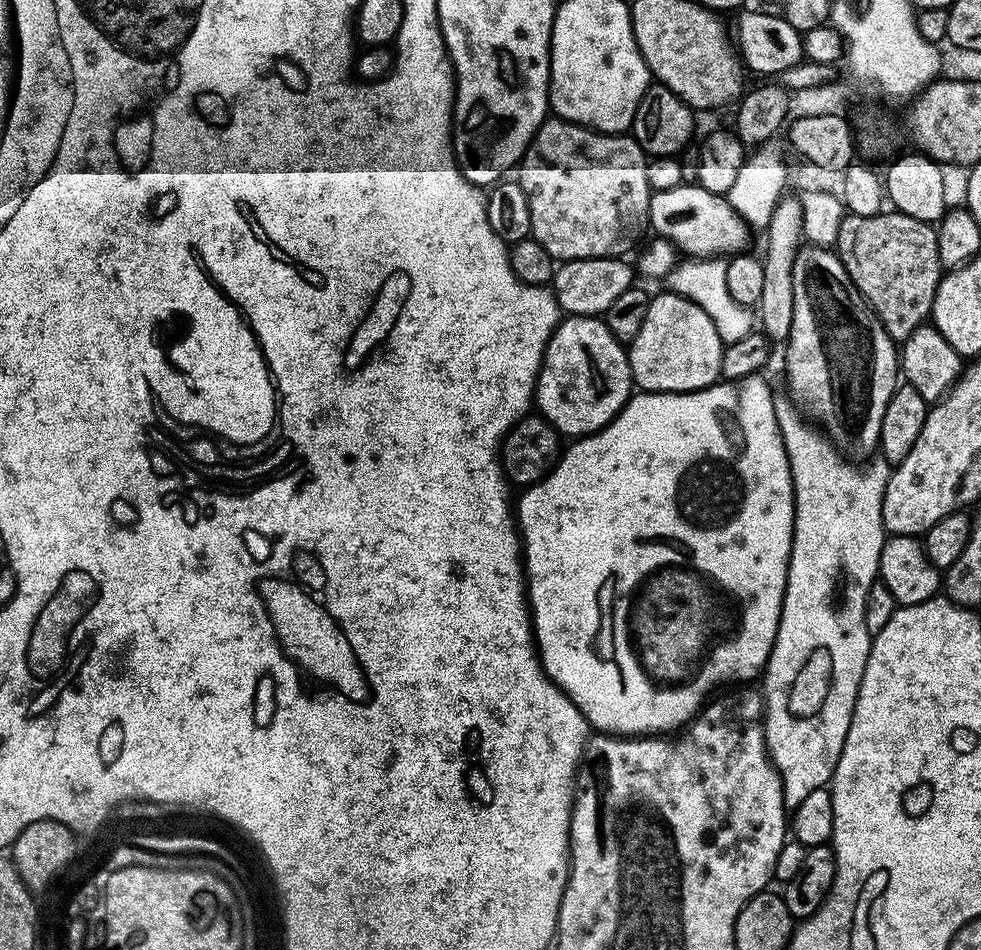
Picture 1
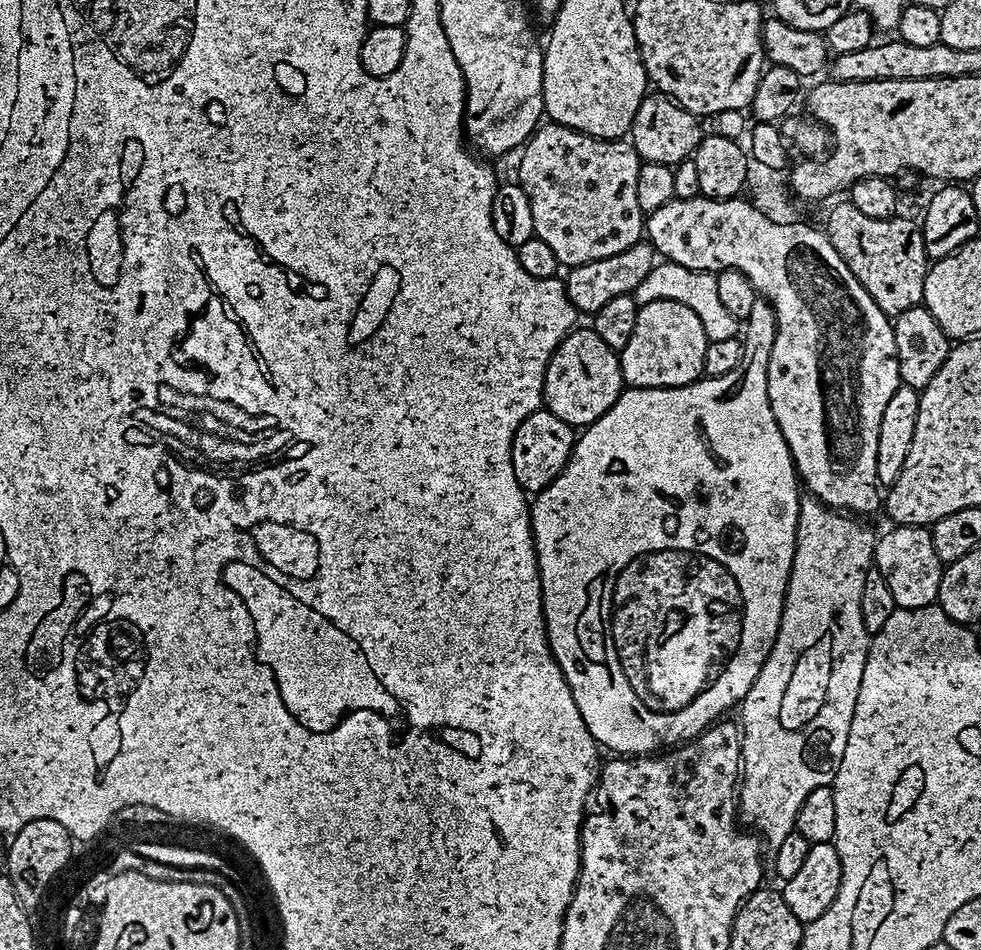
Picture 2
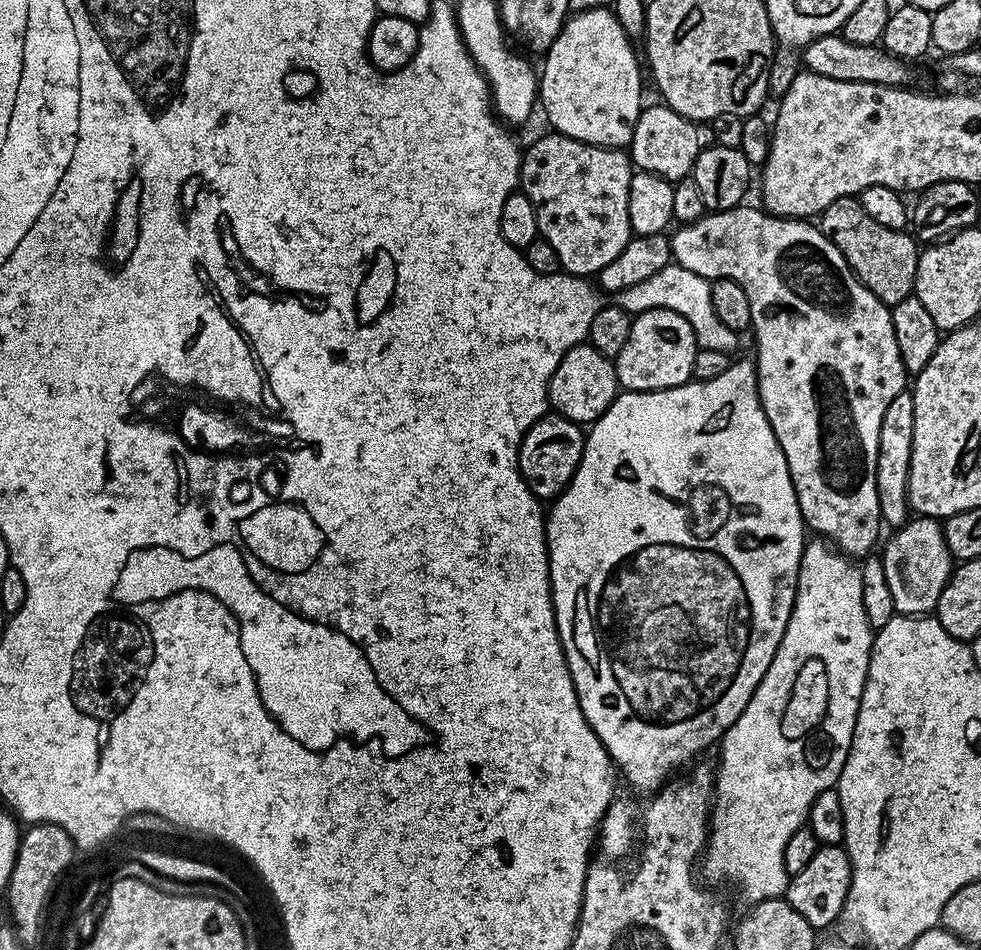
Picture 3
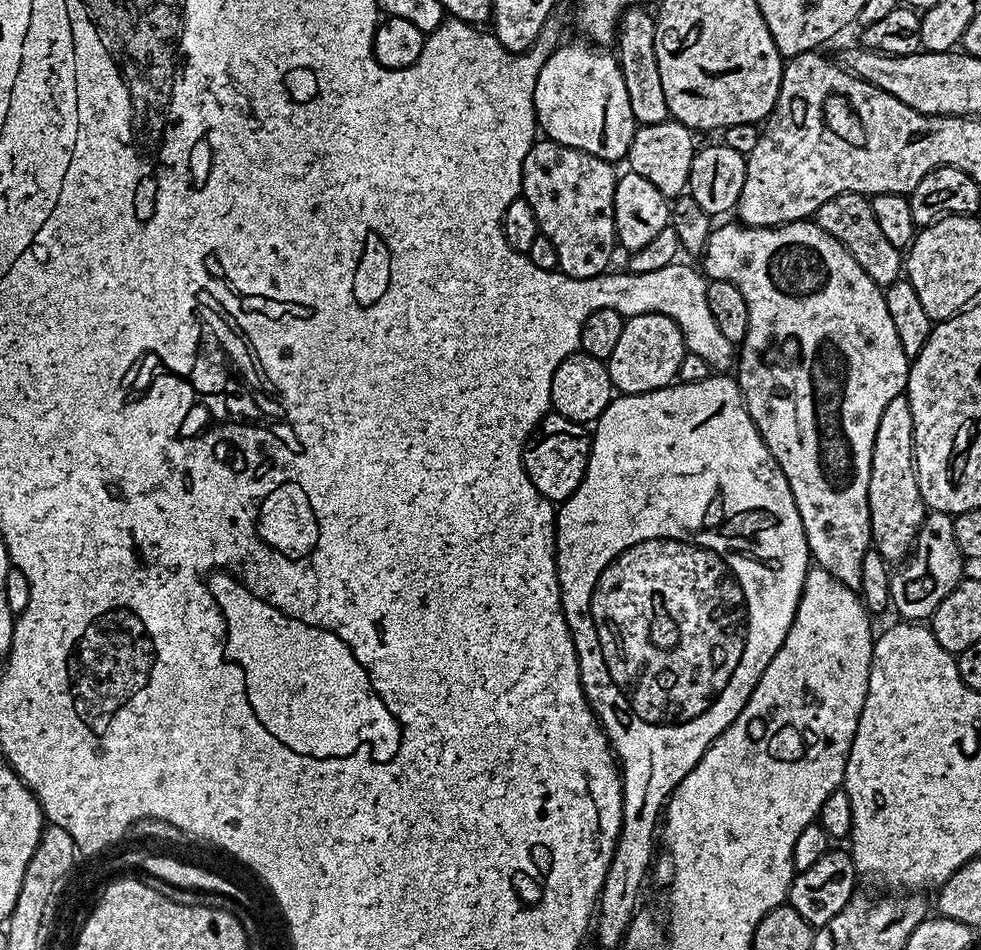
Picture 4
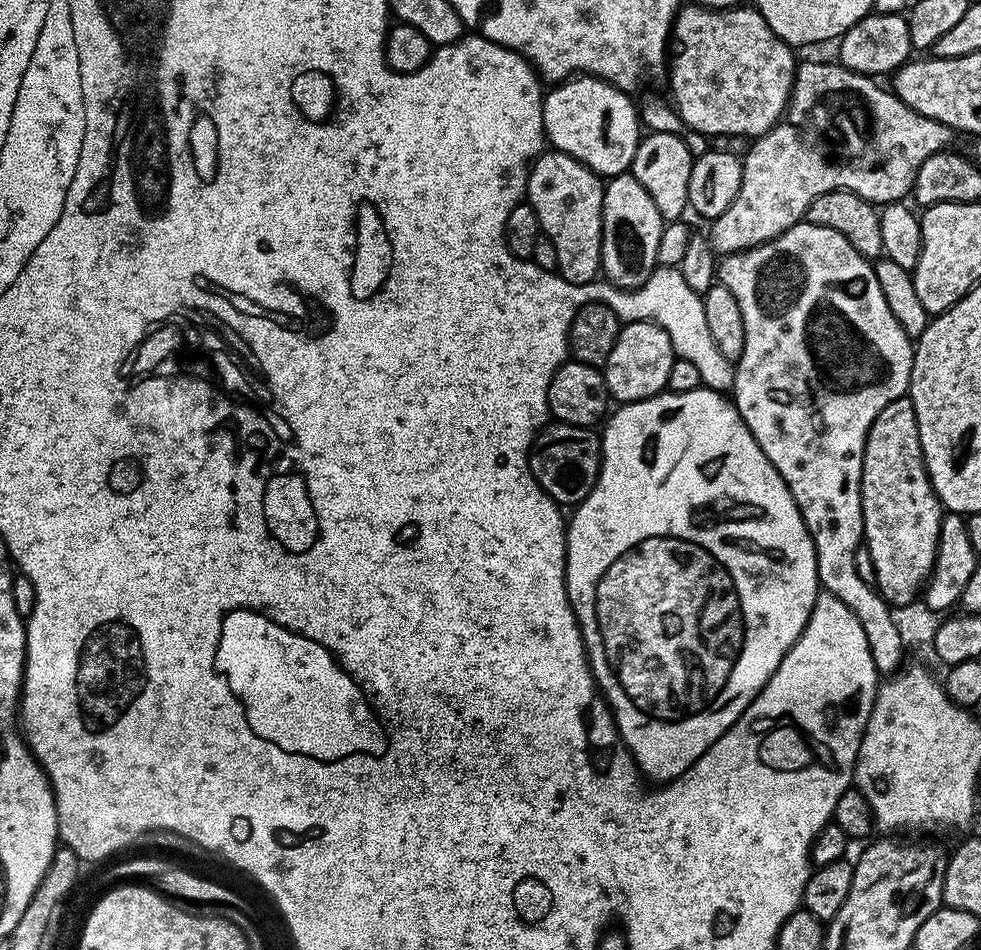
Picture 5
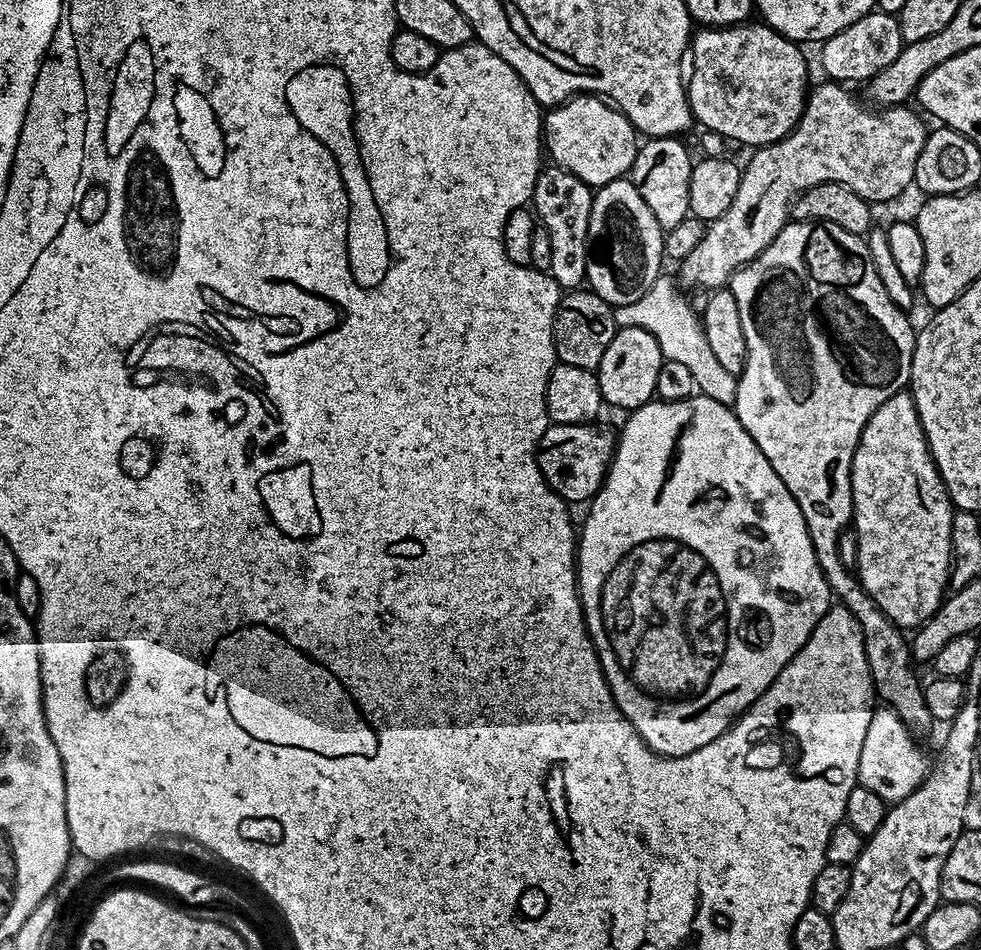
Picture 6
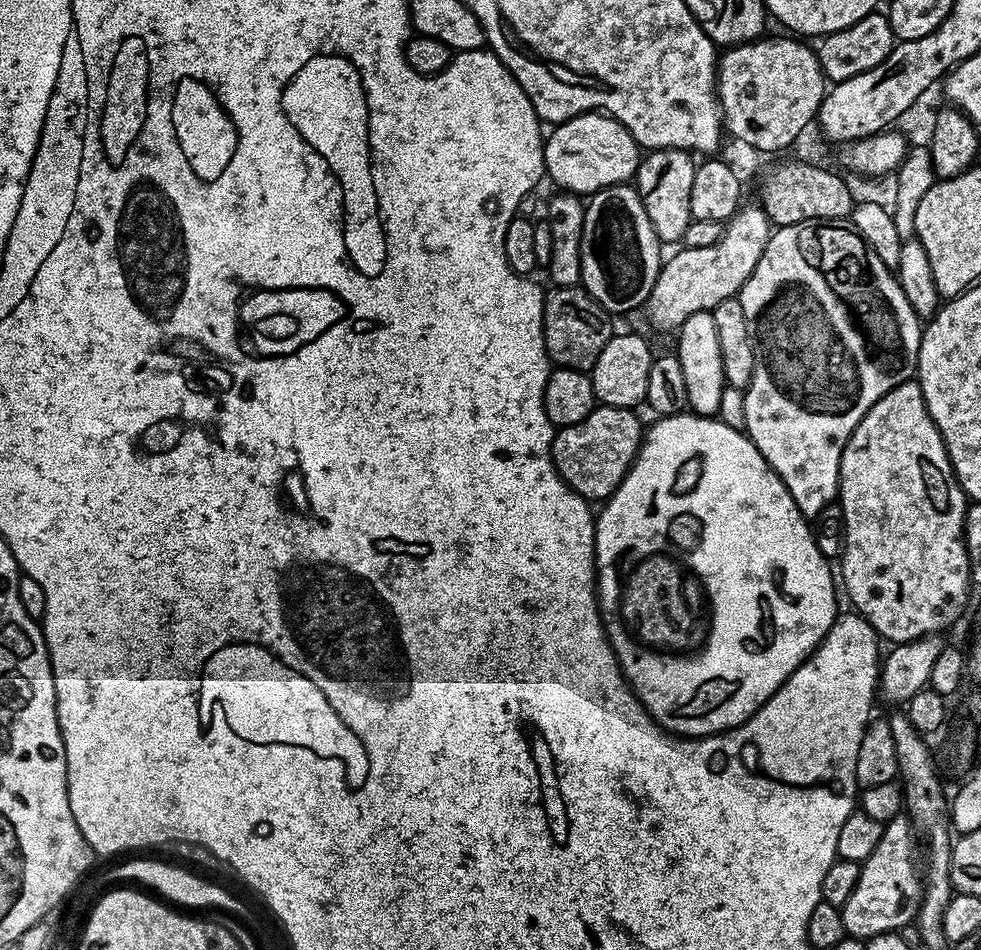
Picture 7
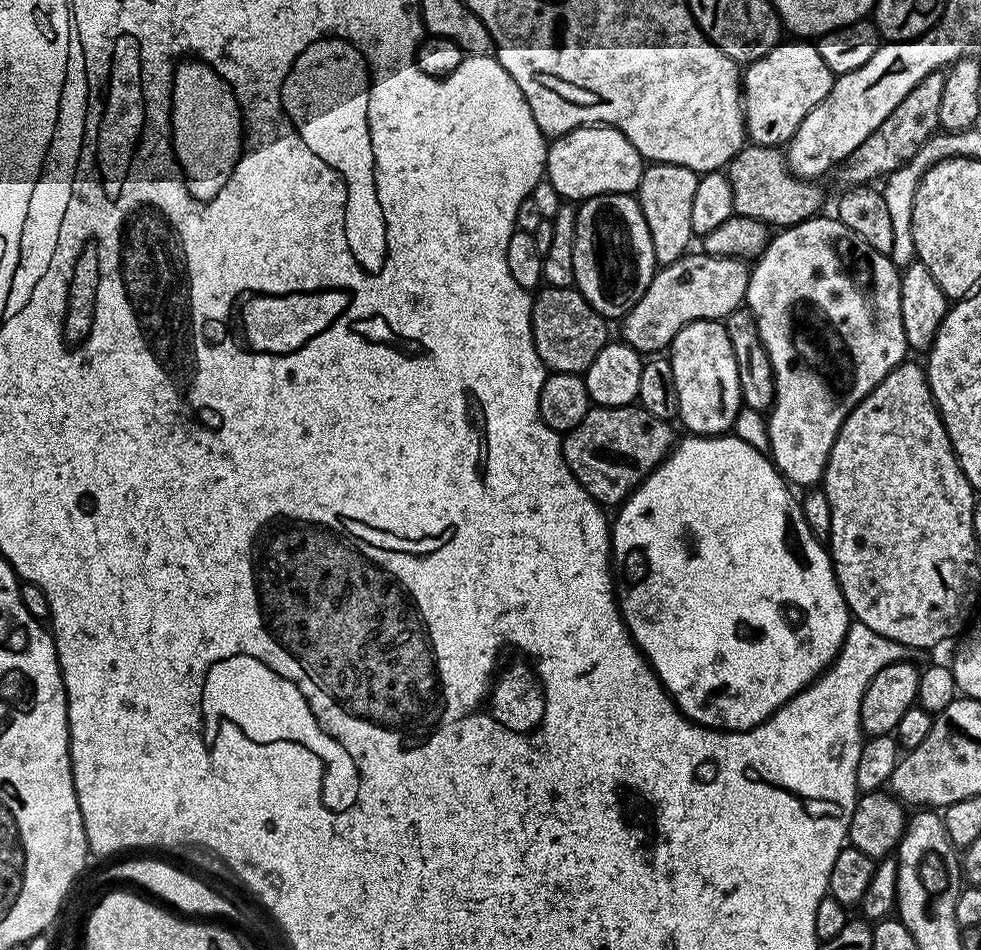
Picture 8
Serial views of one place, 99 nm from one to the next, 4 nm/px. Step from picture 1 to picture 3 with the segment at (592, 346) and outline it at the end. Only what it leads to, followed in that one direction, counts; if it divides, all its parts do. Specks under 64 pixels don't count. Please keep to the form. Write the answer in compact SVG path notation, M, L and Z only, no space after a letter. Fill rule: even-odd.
M587 342L574 346L568 351L568 355L562 358L562 362L558 362L548 383L549 405L561 416L581 426L591 425L612 405L617 395L615 363L608 358L601 359L598 350L594 350ZM572 360L584 360L577 372L575 372L576 364Z

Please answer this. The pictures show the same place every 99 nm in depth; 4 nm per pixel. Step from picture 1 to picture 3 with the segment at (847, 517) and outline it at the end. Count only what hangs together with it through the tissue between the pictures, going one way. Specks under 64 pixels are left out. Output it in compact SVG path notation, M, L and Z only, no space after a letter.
M812 546L805 547L802 558L800 559L800 569L798 570L798 578L796 579L796 601L792 607L792 617L790 622L786 626L786 630L782 634L782 642L778 646L778 650L774 654L774 658L770 662L770 666L766 670L766 674L762 678L762 682L758 682L758 686L754 690L754 694L750 698L750 702L746 706L746 710L742 710L742 714L735 720L724 733L722 739L719 741L718 749L720 748L720 769L717 767L714 772L714 803L710 808L710 827L708 829L708 839L705 843L702 853L702 868L704 864L704 876L708 880L725 880L728 884L733 884L742 895L748 899L749 905L754 905L760 900L775 900L783 897L788 890L789 875L786 870L786 842L790 842L791 836L794 834L794 830L805 827L808 811L810 806L814 802L814 798L818 798L818 794L822 794L822 790L827 788L835 788L836 781L839 780L842 774L842 766L846 762L848 752L852 748L852 735L854 734L854 726L856 725L856 715L858 714L858 706L862 702L862 690L864 689L864 683L866 682L866 674L868 673L868 659L872 653L872 637L874 635L874 629L868 625L868 619L866 618L866 610L862 606L862 582L860 581L859 571L851 568L849 563L849 557L845 556L843 552L837 550L832 546L823 546L824 548L812 548Z

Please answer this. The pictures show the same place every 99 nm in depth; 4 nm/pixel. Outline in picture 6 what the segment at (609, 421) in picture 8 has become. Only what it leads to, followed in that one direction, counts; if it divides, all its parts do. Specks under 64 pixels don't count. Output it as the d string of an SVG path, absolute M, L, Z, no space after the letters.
M600 422L549 425L537 448L539 470L544 481L565 503L584 504L591 501L604 483L604 477L615 455L617 439L615 429L602 426Z

